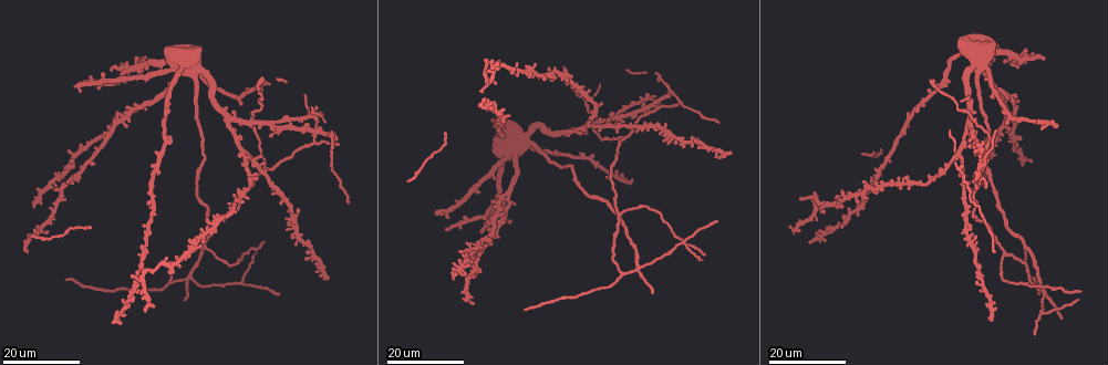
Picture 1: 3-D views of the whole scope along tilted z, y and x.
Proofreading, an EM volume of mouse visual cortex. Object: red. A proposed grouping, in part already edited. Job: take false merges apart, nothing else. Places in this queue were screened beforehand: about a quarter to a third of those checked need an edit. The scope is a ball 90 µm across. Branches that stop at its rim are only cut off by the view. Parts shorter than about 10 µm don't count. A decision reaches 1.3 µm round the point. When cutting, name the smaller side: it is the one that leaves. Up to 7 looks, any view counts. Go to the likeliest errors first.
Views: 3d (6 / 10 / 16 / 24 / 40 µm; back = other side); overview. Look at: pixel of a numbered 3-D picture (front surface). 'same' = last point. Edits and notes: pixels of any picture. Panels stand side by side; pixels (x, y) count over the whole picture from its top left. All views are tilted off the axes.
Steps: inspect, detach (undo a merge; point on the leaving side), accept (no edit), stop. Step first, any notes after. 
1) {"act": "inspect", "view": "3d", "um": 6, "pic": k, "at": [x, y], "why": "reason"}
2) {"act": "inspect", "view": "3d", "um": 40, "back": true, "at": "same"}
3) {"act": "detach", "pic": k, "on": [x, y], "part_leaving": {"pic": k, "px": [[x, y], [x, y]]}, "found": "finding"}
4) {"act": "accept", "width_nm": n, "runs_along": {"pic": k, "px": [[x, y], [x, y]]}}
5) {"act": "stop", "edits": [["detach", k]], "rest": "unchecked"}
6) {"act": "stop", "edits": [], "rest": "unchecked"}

{"act": "inspect", "view": "3d", "um": 24, "pic": 1, "at": [1044, 291], "why": "four-way junction"}

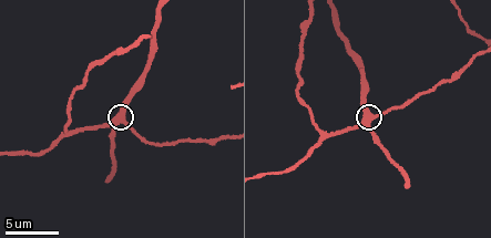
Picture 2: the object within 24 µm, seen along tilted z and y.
{"act": "inspect", "view": "3d", "um": 6, "pic": 2, "at": [371, 118], "why": "zoom in"}

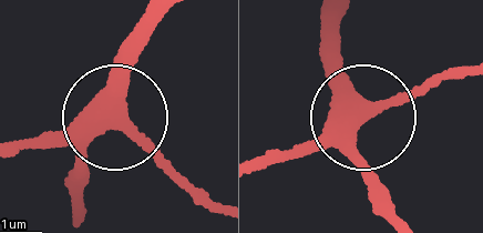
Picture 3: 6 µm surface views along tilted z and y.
{"act": "accept", "runs_along": {"pic": 3, "px": [[337, 17], [337, 48], [366, 117], [462, 68]]}, "found": "continuous, no second neuron"}

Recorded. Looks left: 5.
{"act": "inspect", "view": "3d", "um": 16, "pic": 1, "at": [266, 166], "why": "branch point"}

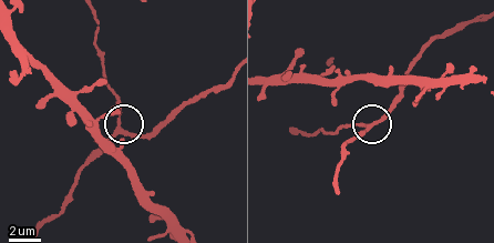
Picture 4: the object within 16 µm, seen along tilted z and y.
{"act": "inspect", "view": "3d", "um": 10, "pic": 4, "at": [118, 126]}

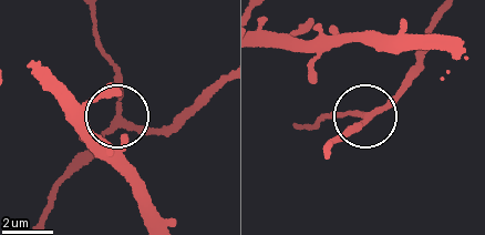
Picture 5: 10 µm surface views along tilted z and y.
{"act": "inspect", "view": "3d", "um": 6, "pic": 5, "at": [121, 118]}

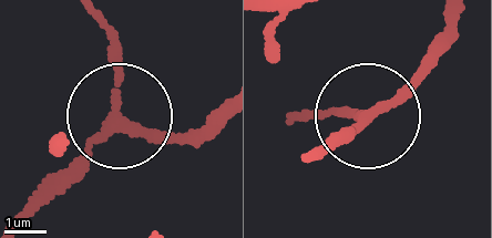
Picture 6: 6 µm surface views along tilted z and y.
{"act": "accept", "width_nm": 190, "runs_along": {"pic": 6, "px": [[448, 20], [385, 109], [323, 110]]}, "found": "one neuron here"}

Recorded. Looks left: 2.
{"act": "inspect", "view": "3d", "um": 16, "pic": 1, "at": [314, 130], "why": "four or more arms meet"}

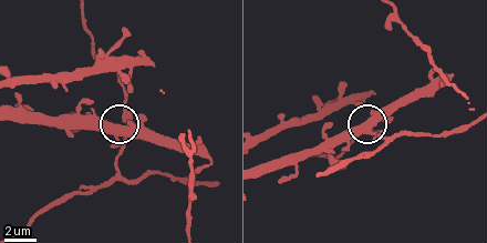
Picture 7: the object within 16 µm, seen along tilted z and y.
{"act": "inspect", "view": "3d", "um": 10, "pic": 7, "at": [375, 123], "why": "zoom in"}

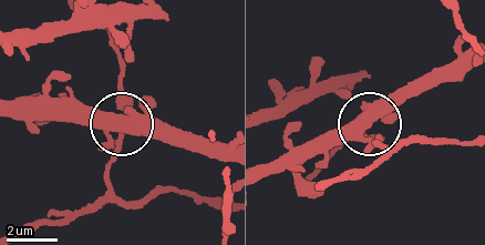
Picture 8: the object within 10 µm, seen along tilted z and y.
{"act": "accept", "found": "one neuron here"}

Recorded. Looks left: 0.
{"act": "stop", "edits": [], "rest": "unchecked"}

